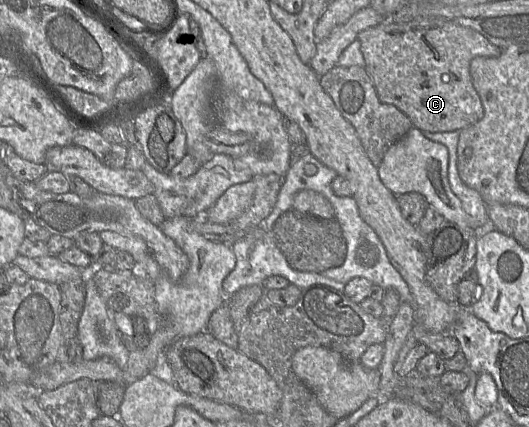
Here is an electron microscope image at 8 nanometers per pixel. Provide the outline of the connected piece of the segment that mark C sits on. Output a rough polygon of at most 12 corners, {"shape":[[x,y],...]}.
{"shape":[[436,17],[358,34],[381,102],[426,132],[484,116],[470,62],[502,49]]}

